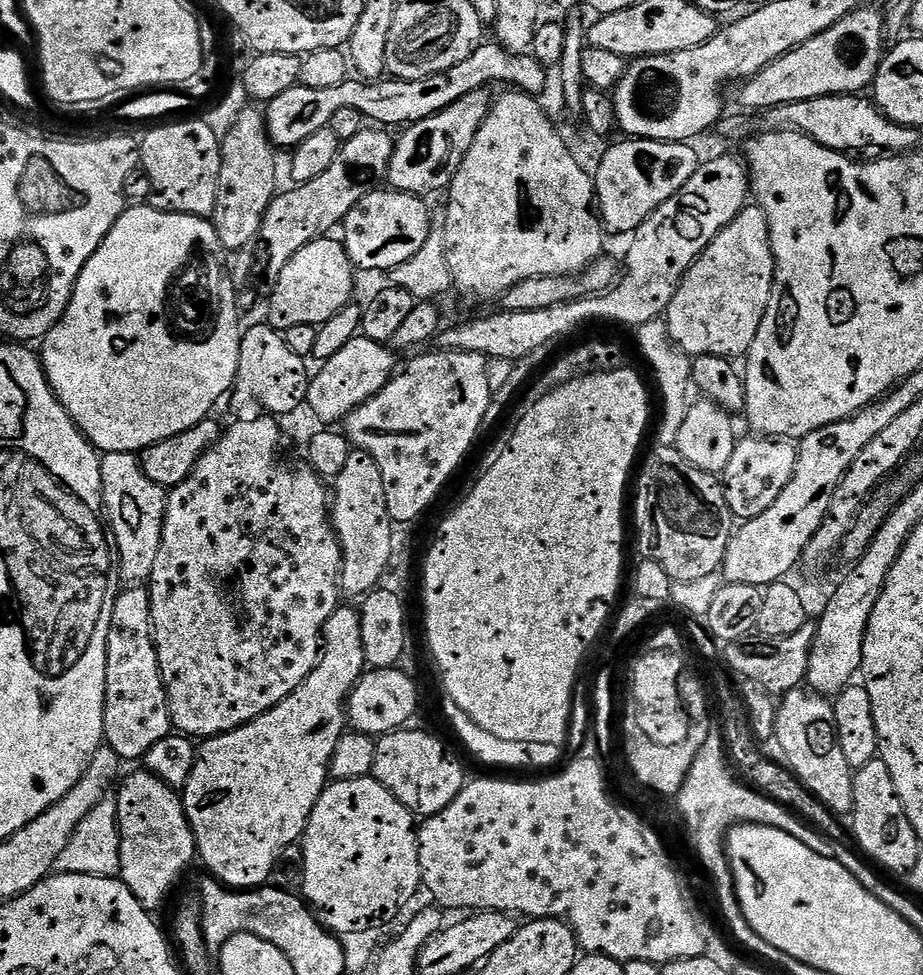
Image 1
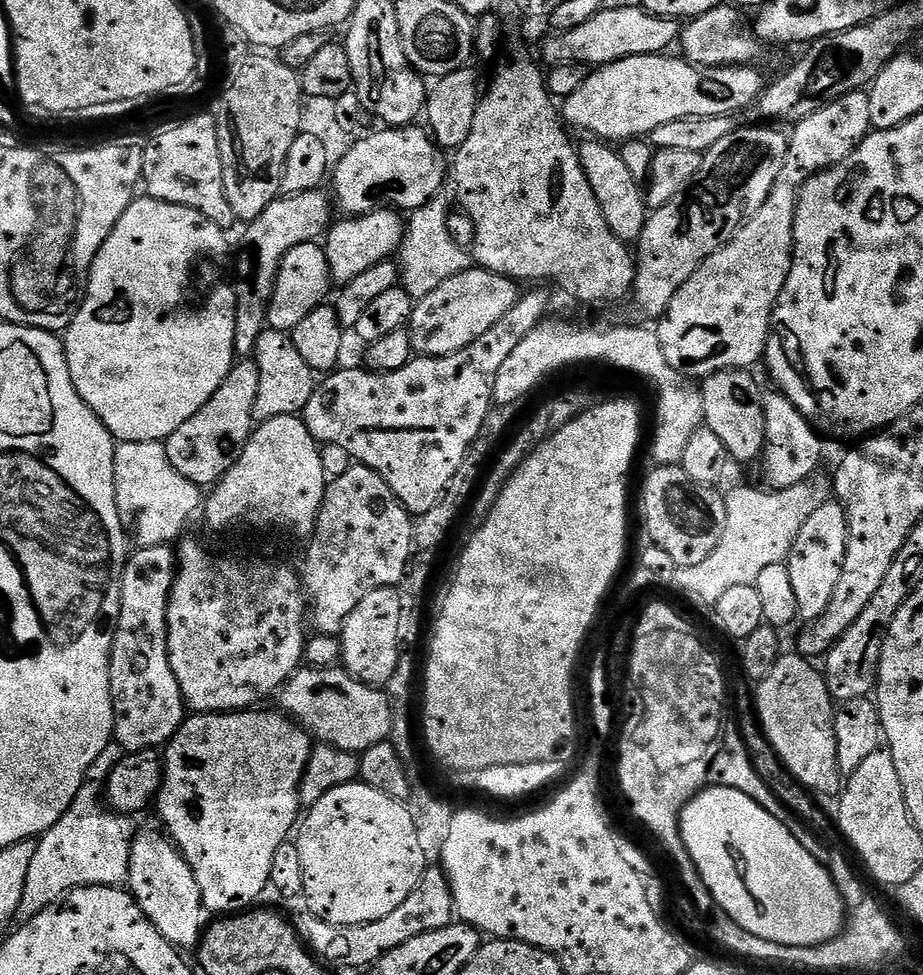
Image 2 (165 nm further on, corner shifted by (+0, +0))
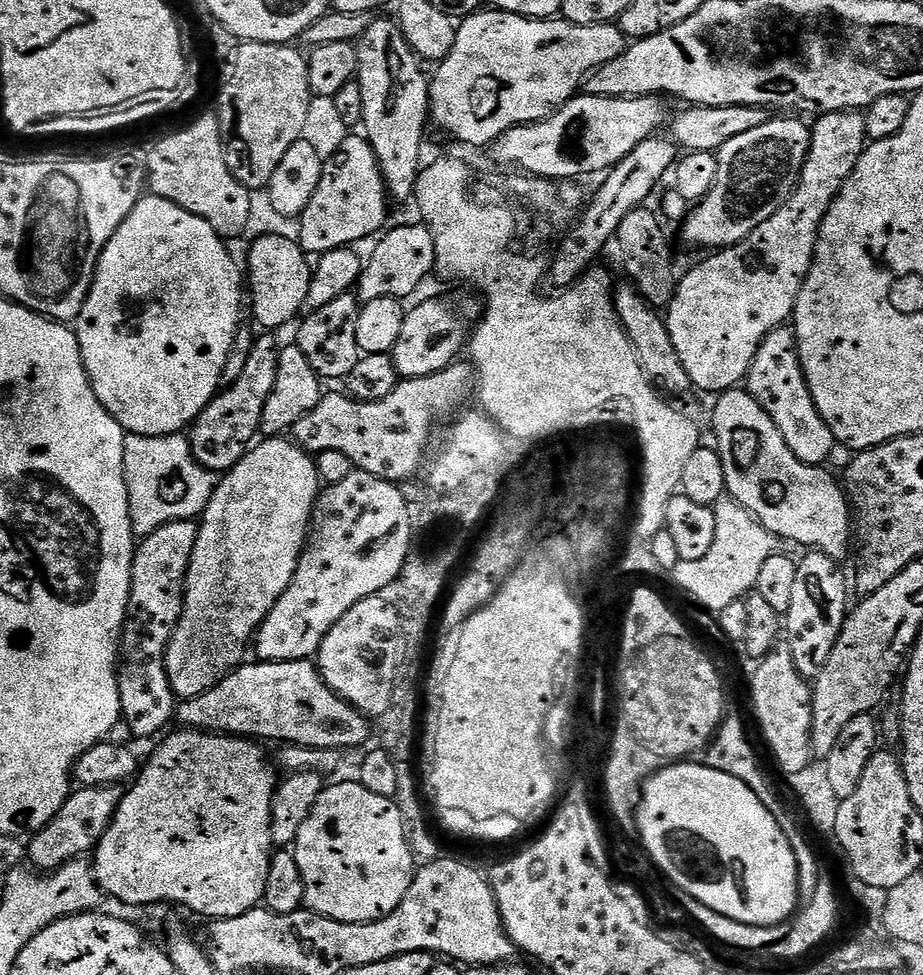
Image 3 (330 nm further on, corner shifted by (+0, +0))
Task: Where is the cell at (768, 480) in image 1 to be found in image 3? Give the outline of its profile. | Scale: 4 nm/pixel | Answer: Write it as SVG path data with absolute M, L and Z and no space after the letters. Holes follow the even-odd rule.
M791 327L775 328L758 346L754 362L746 377L746 390L770 414L778 434L786 438L786 446L803 464L827 465L830 450L837 444L830 426L818 414L818 406L810 394L810 386L800 365L800 355L796 352L796 333Z

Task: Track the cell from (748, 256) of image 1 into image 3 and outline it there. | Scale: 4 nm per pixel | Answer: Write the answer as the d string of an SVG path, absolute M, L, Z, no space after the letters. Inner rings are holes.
M853 110L851 112L826 112L815 117L816 125L811 125L810 131L810 150L806 154L806 162L802 166L802 174L800 180L796 183L796 188L786 198L786 202L778 210L774 210L774 214L770 214L770 218L766 218L766 222L762 222L762 226L754 226L754 230L750 230L750 234L746 234L746 238L742 238L742 242L731 244L729 248L722 248L711 253L709 260L704 260L701 264L696 264L688 273L679 277L676 285L676 292L672 295L672 301L668 303L666 309L666 323L668 333L674 342L674 350L678 350L678 358L682 361L682 366L686 370L686 374L690 378L693 389L701 388L704 392L712 392L711 394L719 394L727 392L729 388L737 387L747 377L750 366L754 362L754 354L758 354L758 346L762 346L765 338L771 334L775 328L783 328L791 321L792 311L798 302L798 294L802 290L802 286L808 277L808 271L812 265L814 258L814 250L816 249L816 240L820 237L820 227L822 226L822 218L826 214L826 210L834 202L836 195L842 190L842 186L850 178L850 174L854 174L854 166L858 166L858 158L862 158L864 149L869 143L866 134L866 122L864 121L864 112Z

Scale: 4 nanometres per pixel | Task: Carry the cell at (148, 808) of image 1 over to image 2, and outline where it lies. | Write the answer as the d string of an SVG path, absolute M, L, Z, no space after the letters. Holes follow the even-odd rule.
M148 828L145 832L137 831L133 838L132 849L129 854L129 876L126 885L127 891L132 893L137 906L146 914L146 918L178 950L184 948L195 949L199 945L201 935L206 927L206 909L204 899L198 890L198 882L194 882L194 870L186 862L180 849L172 843L163 831Z

